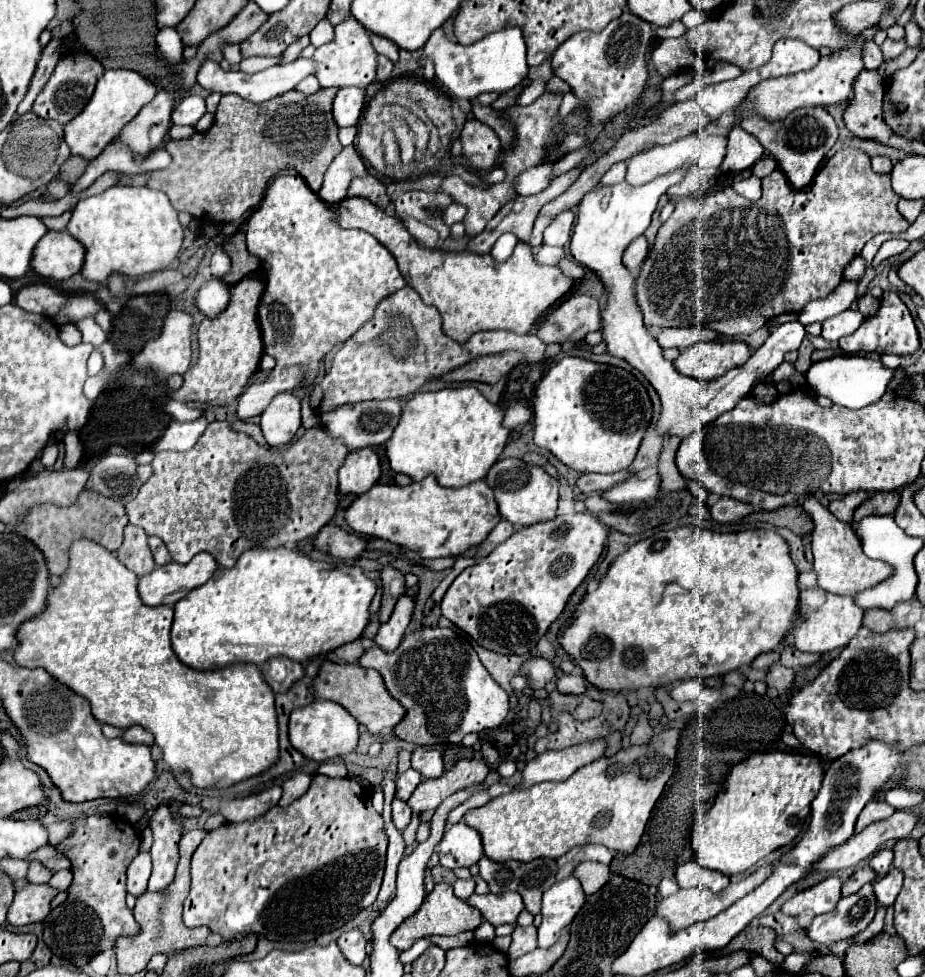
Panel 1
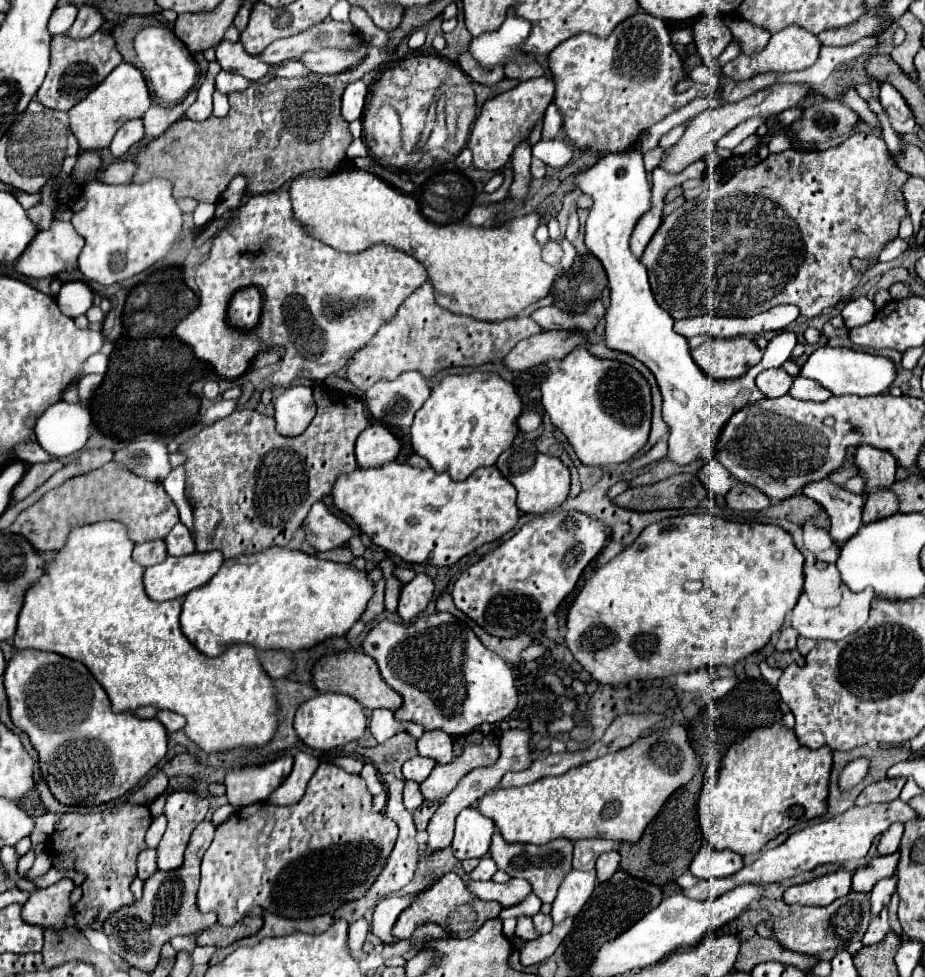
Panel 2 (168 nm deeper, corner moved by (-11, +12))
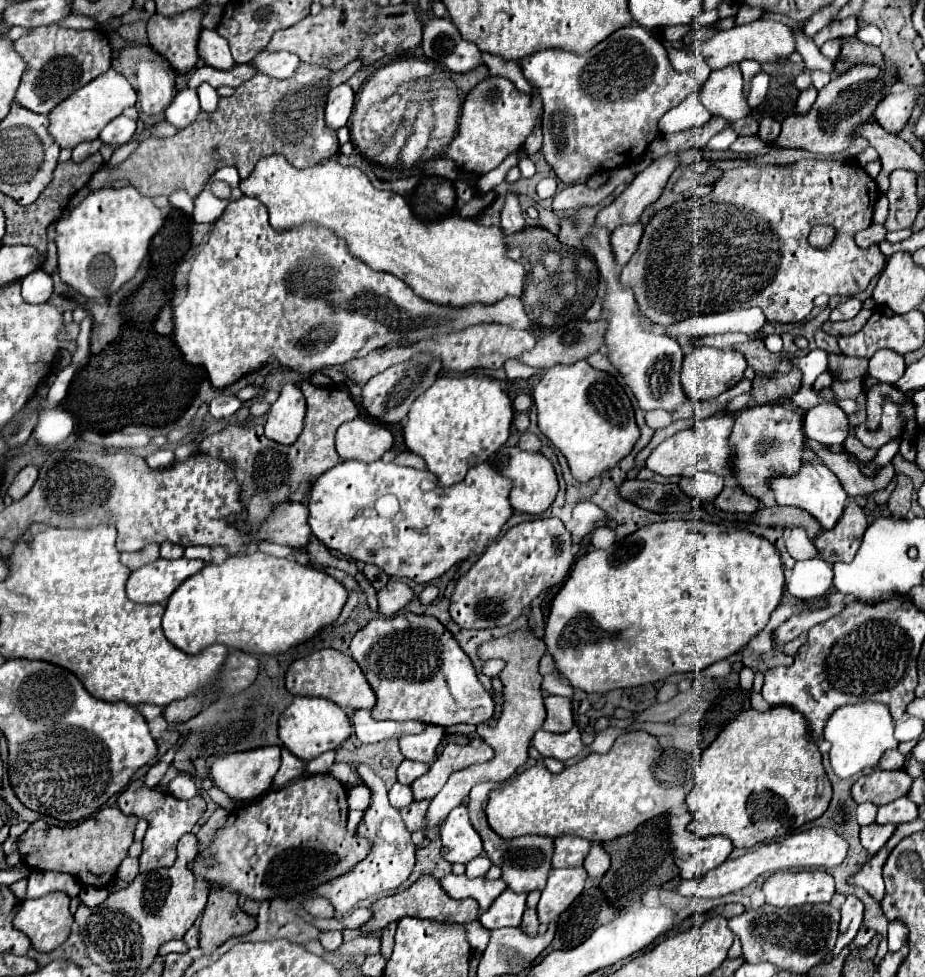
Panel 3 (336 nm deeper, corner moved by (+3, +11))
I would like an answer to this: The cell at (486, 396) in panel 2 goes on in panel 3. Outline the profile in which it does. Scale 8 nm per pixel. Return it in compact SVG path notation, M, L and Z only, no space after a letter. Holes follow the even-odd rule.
M477 374L439 377L413 401L403 427L403 437L407 449L423 457L427 469L437 475L435 485L449 487L463 481L473 465L487 461L507 441L511 419L511 399L497 379Z

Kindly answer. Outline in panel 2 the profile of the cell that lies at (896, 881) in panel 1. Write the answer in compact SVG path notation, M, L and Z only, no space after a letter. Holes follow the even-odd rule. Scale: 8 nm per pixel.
M897 874L887 878L887 880L881 880L869 894L869 902L871 902L871 916L877 916L881 912L881 908L885 908L891 900L891 894L893 890L897 888Z

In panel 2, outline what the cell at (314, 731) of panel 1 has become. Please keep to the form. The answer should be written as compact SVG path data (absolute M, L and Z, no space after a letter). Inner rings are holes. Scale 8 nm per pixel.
M317 694L305 704L299 706L295 714L295 732L297 736L313 750L329 752L339 746L345 746L357 738L363 736L367 728L367 716L363 712L363 706L345 694Z

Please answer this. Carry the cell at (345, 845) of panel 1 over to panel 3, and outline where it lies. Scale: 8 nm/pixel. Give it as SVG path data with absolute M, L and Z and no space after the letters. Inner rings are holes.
M329 773L301 777L285 789L271 789L257 801L229 813L225 825L217 831L207 849L207 857L213 859L213 865L207 865L199 857L193 861L193 875L203 879L211 889L225 887L231 893L253 901L269 901L277 897L295 899L307 895L315 887L349 873L371 849L365 837L347 831L347 811L347 789Z

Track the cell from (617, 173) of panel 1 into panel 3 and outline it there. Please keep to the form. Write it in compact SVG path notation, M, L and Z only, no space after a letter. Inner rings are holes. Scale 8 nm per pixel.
M739 67L713 71L699 91L699 101L709 113L729 121L749 115L747 101L743 99L743 77Z

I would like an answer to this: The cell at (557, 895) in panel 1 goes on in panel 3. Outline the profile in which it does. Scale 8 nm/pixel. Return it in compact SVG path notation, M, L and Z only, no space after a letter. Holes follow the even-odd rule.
M567 867L553 869L547 879L547 887L541 891L541 899L537 905L539 921L549 923L557 919L583 891L587 873L583 867Z

